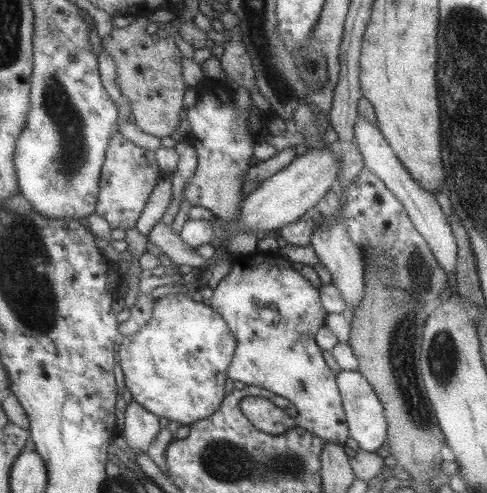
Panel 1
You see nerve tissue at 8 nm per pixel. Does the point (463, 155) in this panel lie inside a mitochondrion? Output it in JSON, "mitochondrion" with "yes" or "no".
{"mitochondrion":"no"}

